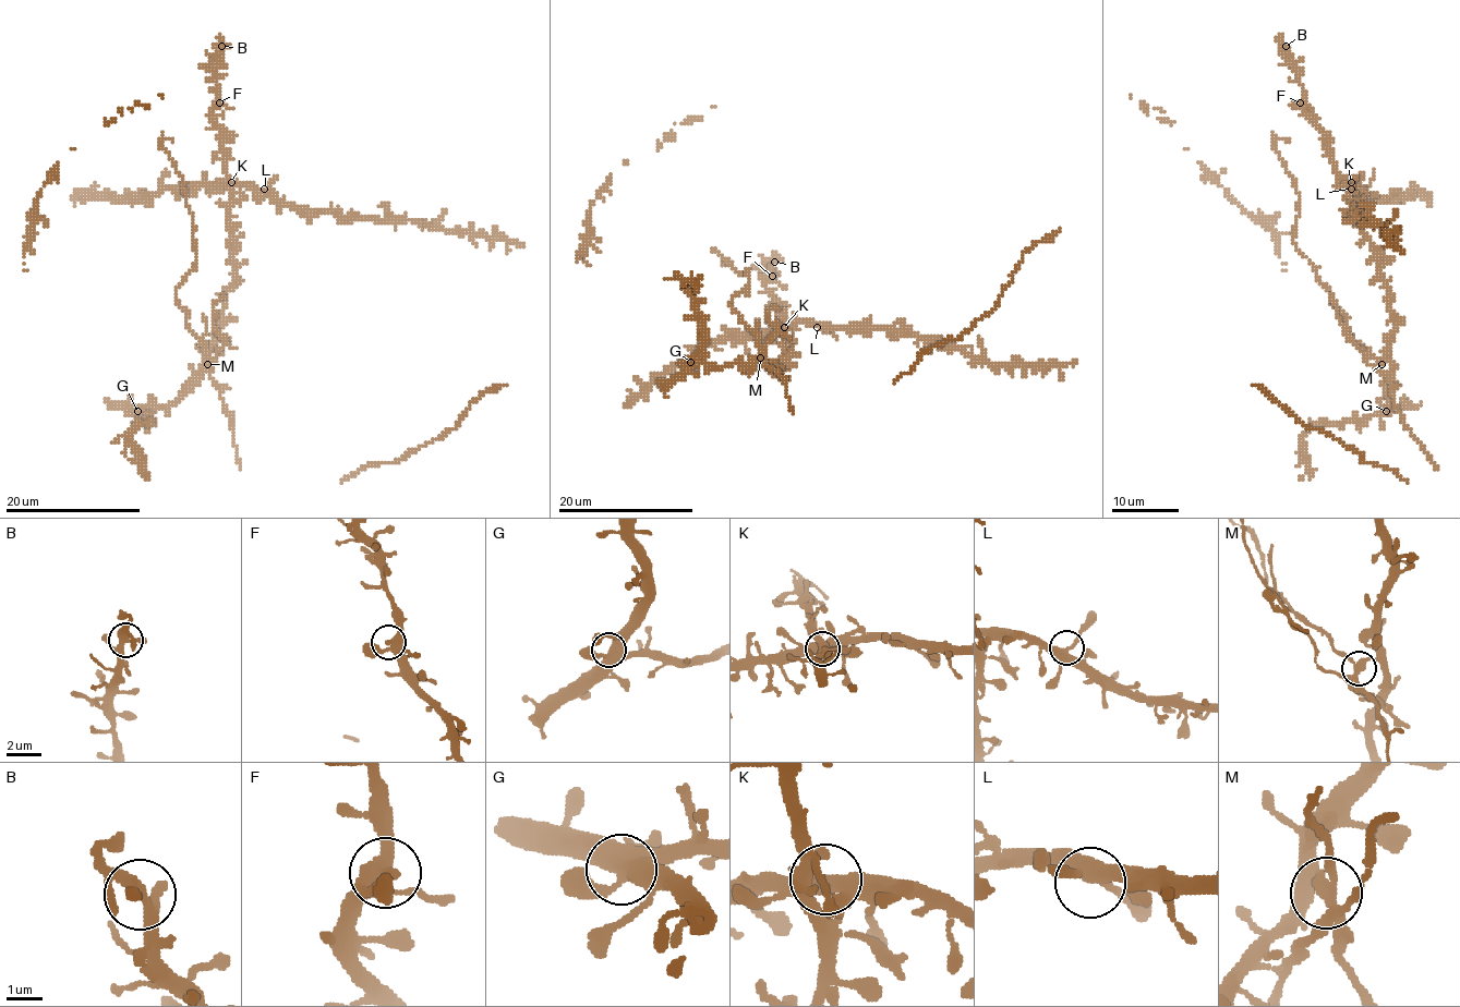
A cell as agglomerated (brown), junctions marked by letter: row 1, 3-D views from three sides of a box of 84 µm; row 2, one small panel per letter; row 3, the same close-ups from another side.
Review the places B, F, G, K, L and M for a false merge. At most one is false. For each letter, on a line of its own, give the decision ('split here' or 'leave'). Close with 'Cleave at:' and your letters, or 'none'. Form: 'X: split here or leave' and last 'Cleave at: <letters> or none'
B: leave
F: leave
G: leave
K: leave
L: leave
M: split here
Cleave at: M

